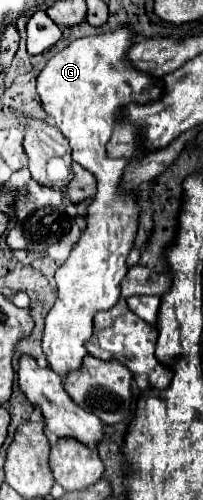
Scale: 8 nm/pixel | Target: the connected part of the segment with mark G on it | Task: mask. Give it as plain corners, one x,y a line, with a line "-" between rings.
127,28
79,38
57,52
37,78
37,92
51,124
69,140
73,160
97,178
97,194
87,208
87,226
73,246
69,260
55,274
57,300
45,318
43,354
61,378
81,368
83,356
87,354
83,344
91,338
95,312
117,304
121,280
127,274
125,260
137,232
139,210
135,198
131,192
119,194
119,180
129,160
113,160
105,152
119,110
129,102
145,104
147,100
155,100
161,90
155,80
123,68
123,52
131,46
131,38
133,32

